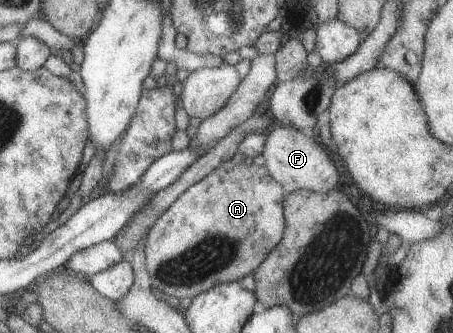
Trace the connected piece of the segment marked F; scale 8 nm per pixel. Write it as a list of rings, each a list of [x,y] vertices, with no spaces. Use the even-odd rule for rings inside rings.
[[[274,125],[272,130],[264,135],[264,145],[262,145],[262,159],[264,167],[283,188],[283,192],[302,189],[324,193],[332,191],[338,187],[338,171],[331,161],[331,157],[326,155],[326,151],[316,143],[315,138],[306,137],[300,130],[289,127],[288,125]]]

